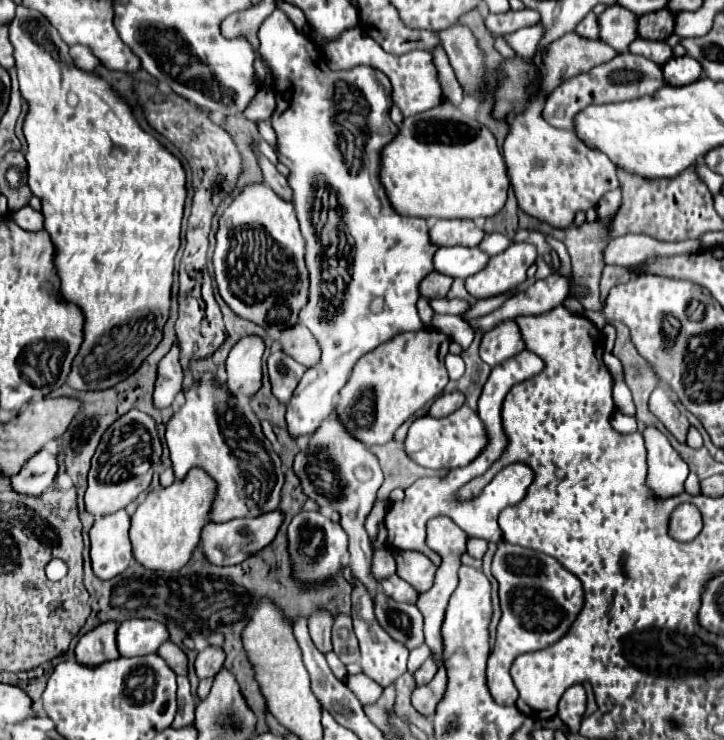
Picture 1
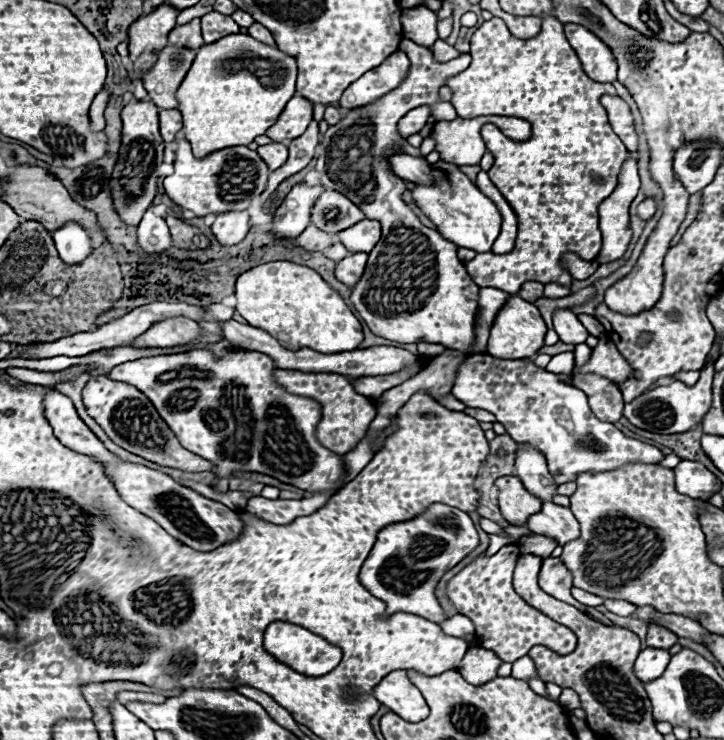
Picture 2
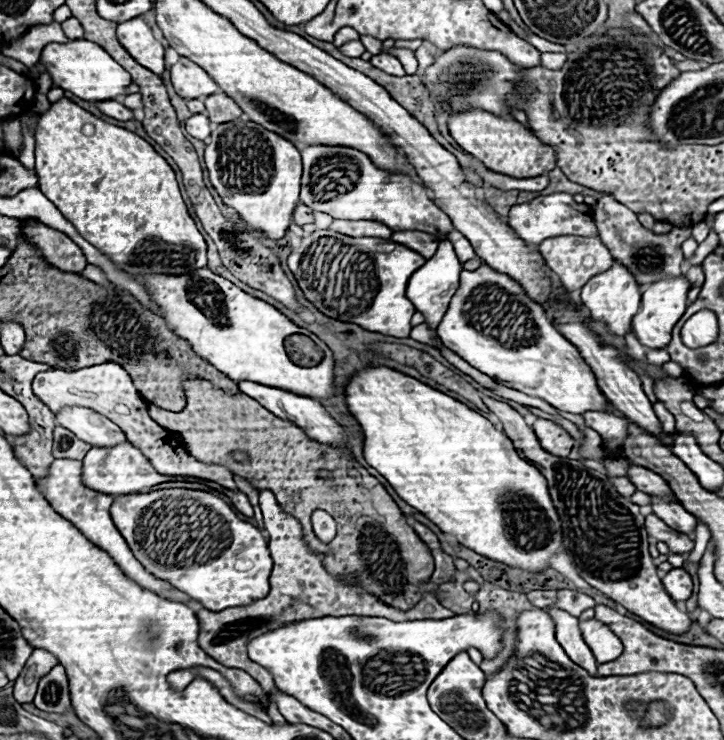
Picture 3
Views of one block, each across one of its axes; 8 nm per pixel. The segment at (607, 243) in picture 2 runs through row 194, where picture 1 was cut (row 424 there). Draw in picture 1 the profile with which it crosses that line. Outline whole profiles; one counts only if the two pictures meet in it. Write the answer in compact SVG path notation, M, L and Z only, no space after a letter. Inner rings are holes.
M616 412L610 426L614 426L614 430L618 434L632 434L632 432L636 432L636 418L634 416L624 416L624 414Z

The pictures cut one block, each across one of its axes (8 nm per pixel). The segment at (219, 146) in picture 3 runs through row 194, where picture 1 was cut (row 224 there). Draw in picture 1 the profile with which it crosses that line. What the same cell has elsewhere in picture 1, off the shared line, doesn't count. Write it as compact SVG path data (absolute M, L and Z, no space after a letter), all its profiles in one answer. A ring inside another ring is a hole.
M252 184L242 190L240 196L226 208L220 218L220 228L216 232L216 250L214 250L214 274L220 296L240 318L250 320L264 328L286 330L298 324L298 314L308 302L310 278L304 262L304 238L298 228L294 206L284 202L272 188L264 184Z

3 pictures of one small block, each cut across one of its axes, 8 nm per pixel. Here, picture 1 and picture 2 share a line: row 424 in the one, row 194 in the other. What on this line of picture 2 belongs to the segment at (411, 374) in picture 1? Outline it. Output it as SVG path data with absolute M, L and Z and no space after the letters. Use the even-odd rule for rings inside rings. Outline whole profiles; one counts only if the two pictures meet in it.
M402 38L400 50L406 52L409 60L412 60L406 80L374 104L350 110L346 118L328 128L328 132L336 132L336 136L332 138L332 144L326 148L326 152L318 158L316 170L320 172L320 180L326 188L350 196L350 200L358 204L366 218L378 220L382 224L382 238L368 254L366 272L358 284L352 286L350 294L350 302L368 328L376 336L400 344L432 342L452 350L468 352L470 344L474 344L478 286L472 282L464 264L458 260L458 246L444 240L436 230L426 228L402 202L400 194L406 190L406 186L402 178L392 172L388 156L398 150L402 136L398 134L396 126L398 120L410 112L410 108L428 104L436 121L451 121L458 117L449 101L439 100L439 89L444 86L446 78L456 76L470 64L470 54L460 54L450 62L436 62L428 48L422 48L408 38ZM408 292L416 292L414 300L420 302L420 308L402 308L402 304L408 302Z

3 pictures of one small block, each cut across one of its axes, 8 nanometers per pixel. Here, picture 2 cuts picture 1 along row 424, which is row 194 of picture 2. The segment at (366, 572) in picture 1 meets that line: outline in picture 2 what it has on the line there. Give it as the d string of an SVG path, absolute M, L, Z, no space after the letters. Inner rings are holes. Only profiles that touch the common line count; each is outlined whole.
M334 190L322 192L310 210L310 222L330 234L338 234L362 218L366 218L364 212L352 200Z

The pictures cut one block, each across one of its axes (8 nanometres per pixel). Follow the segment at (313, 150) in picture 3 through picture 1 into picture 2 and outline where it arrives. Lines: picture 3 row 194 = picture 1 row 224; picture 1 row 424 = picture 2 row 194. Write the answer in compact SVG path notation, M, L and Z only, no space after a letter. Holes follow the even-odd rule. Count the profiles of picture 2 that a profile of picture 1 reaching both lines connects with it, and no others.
M306 184L294 186L274 212L272 234L276 234L278 238L300 236L310 224L310 208L322 192L324 192L322 186L312 186L312 188Z

